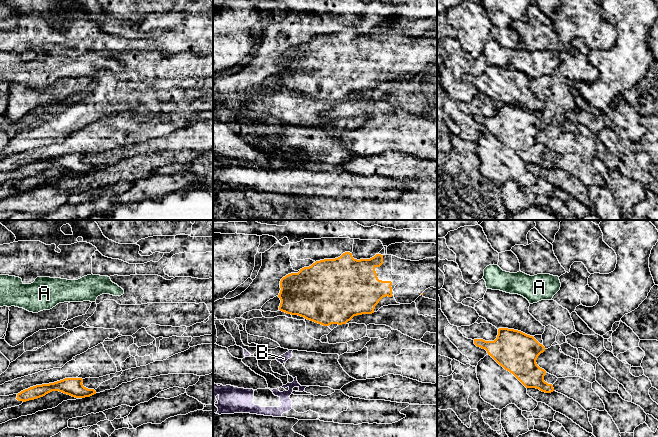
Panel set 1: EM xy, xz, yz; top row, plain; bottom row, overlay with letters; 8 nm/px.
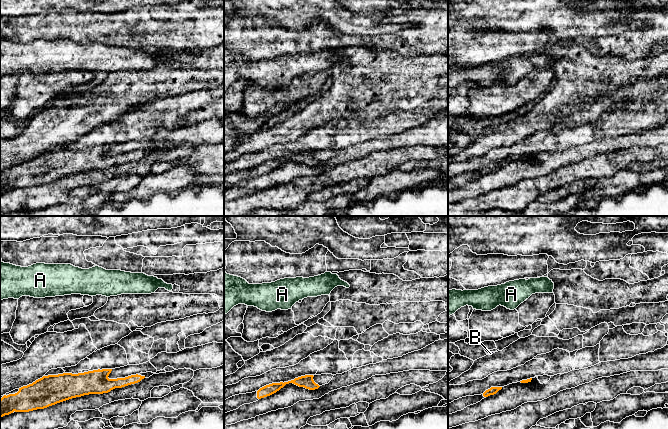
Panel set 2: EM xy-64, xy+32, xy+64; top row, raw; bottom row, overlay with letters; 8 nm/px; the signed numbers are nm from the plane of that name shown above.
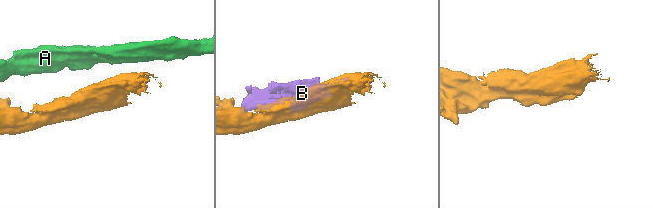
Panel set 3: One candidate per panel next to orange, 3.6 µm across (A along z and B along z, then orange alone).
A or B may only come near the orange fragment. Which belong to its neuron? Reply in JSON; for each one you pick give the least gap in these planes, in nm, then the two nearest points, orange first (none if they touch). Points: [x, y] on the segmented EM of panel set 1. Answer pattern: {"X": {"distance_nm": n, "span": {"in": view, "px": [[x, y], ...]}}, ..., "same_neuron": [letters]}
{"same_neuron": []}

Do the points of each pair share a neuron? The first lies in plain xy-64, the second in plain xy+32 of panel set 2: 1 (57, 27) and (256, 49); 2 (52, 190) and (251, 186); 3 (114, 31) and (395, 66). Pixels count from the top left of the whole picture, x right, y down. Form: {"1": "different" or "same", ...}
{"1": "same", "2": "different", "3": "different"}

